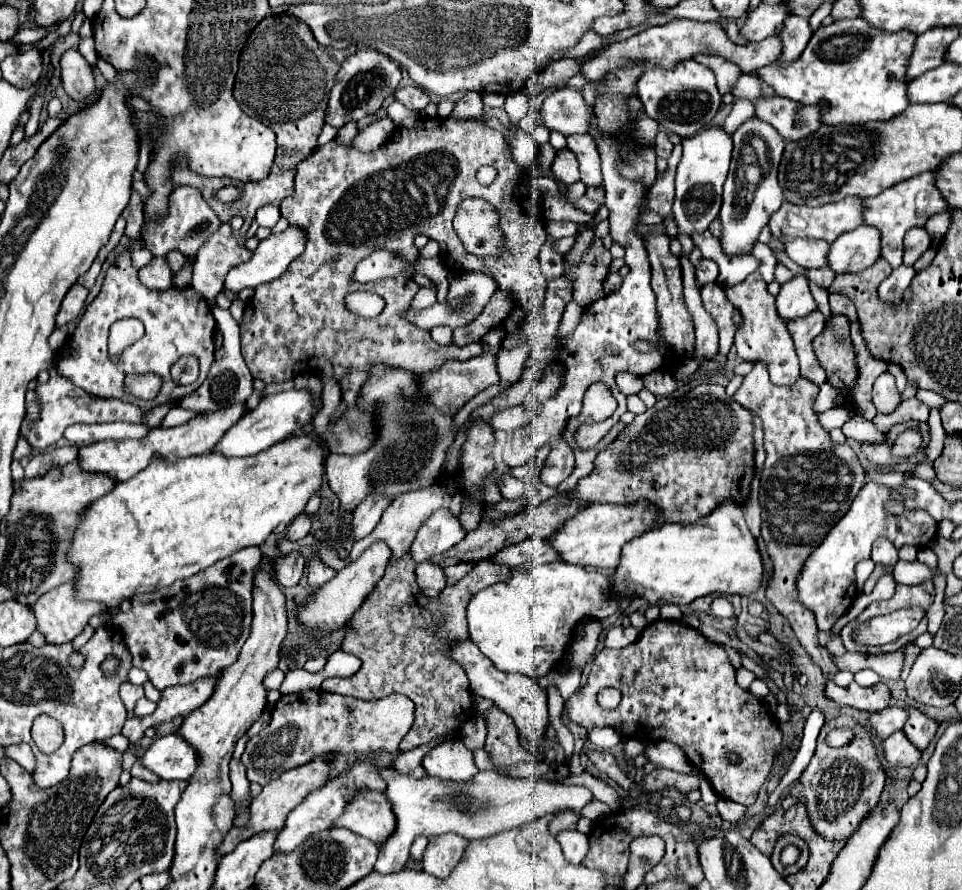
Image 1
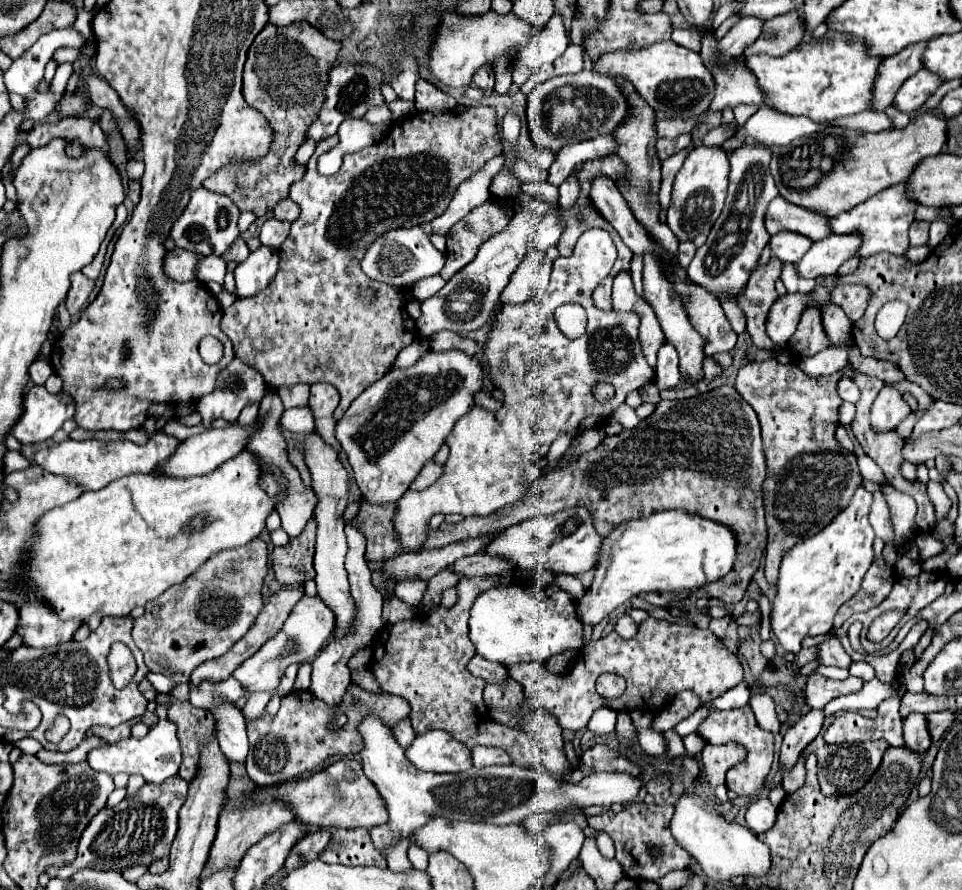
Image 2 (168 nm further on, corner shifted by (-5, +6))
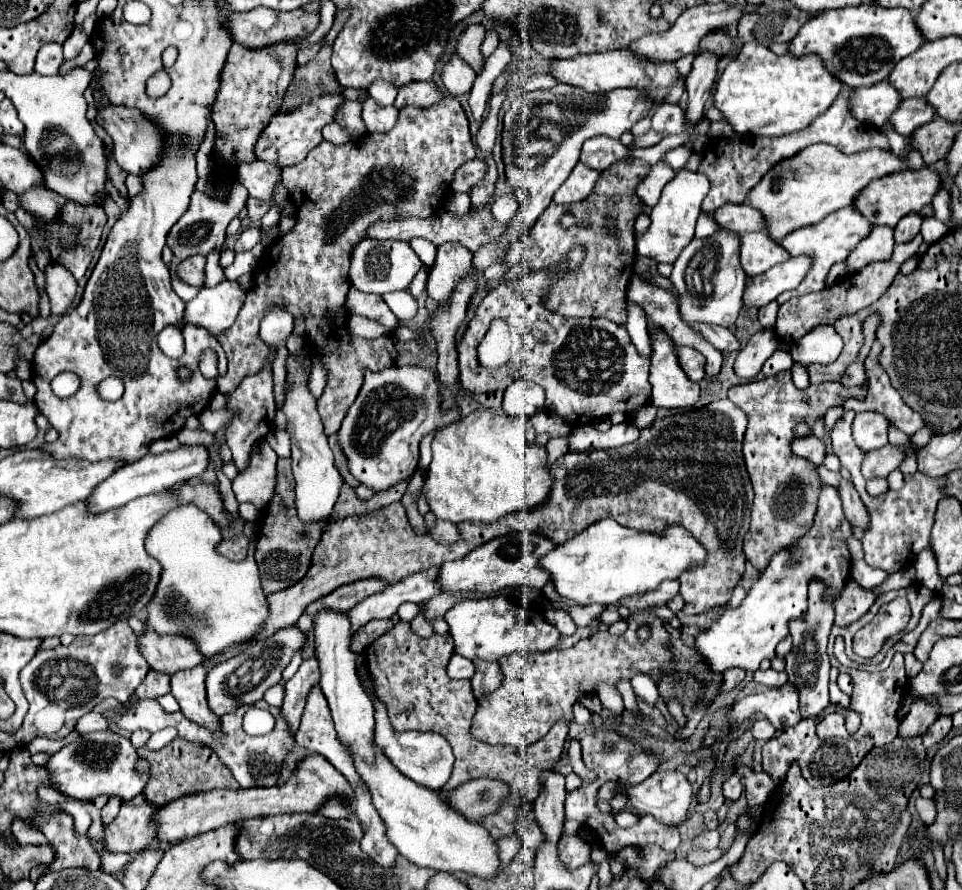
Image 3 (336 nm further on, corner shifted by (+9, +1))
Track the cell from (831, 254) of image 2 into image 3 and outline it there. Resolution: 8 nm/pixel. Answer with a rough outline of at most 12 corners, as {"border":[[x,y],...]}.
{"border":[[792,257],[752,277],[744,307],[760,309],[800,285],[810,257]]}

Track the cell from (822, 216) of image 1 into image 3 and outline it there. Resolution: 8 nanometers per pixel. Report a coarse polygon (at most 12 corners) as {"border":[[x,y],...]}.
{"border":[[724,205],[712,213],[720,227],[764,231],[760,211],[754,207]]}

